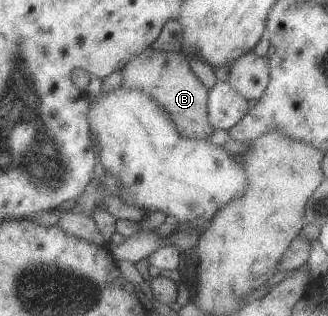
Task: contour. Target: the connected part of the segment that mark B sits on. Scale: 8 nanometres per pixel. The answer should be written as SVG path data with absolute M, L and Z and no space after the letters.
M145 48L122 67L122 85L126 88L140 89L148 93L169 114L181 137L192 140L207 140L214 129L208 122L206 87L194 76L188 59L179 51L154 50Z

